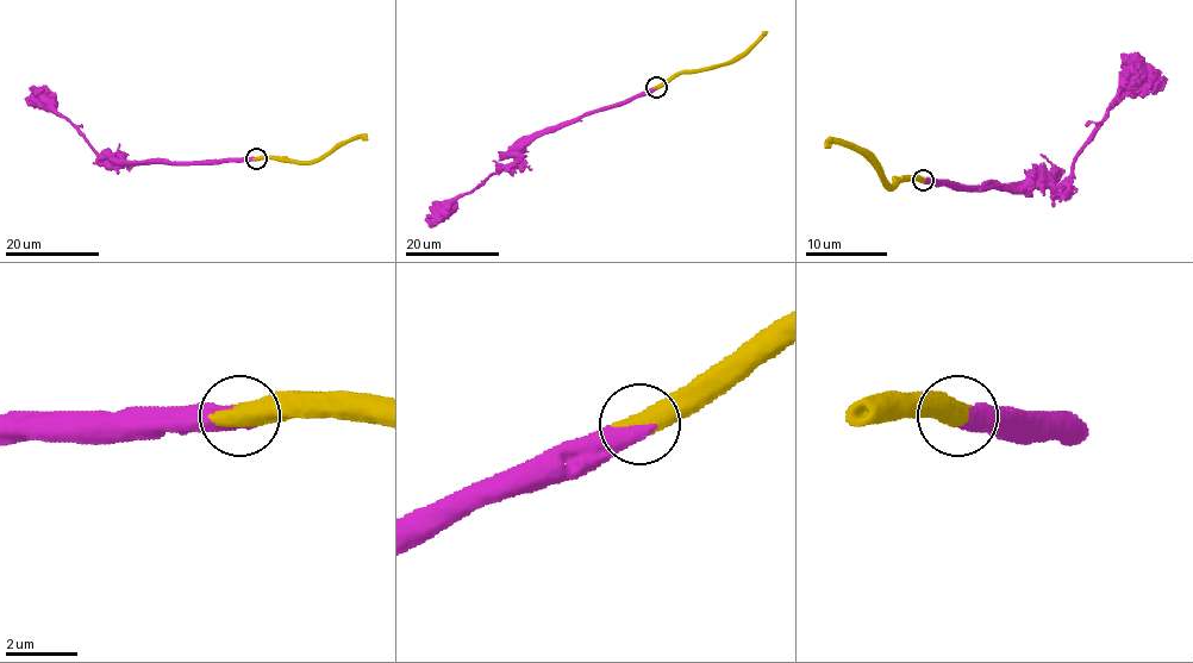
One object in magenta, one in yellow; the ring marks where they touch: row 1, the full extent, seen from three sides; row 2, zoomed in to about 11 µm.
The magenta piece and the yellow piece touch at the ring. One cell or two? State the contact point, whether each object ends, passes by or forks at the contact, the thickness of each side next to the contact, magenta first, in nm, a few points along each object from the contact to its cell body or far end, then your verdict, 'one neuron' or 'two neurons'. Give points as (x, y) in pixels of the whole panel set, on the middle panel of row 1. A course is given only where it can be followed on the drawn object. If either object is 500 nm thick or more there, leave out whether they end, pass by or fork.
at (656, 87); 600 nm thick on the magenta side, 650 nm on the other; magenta runs (657, 87), (543, 130), (512, 163), (425, 220); yellow runs (657, 87), (681, 73), (731, 62), (768, 31); one neuron

